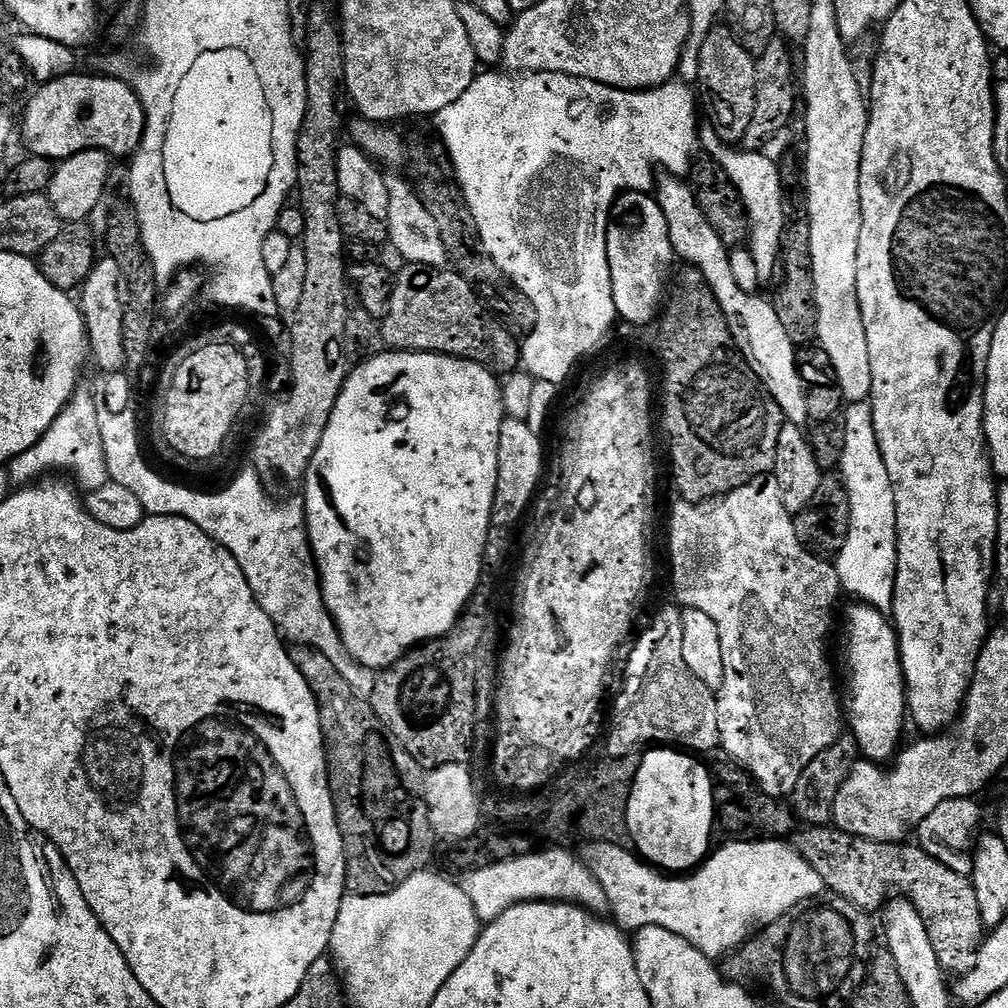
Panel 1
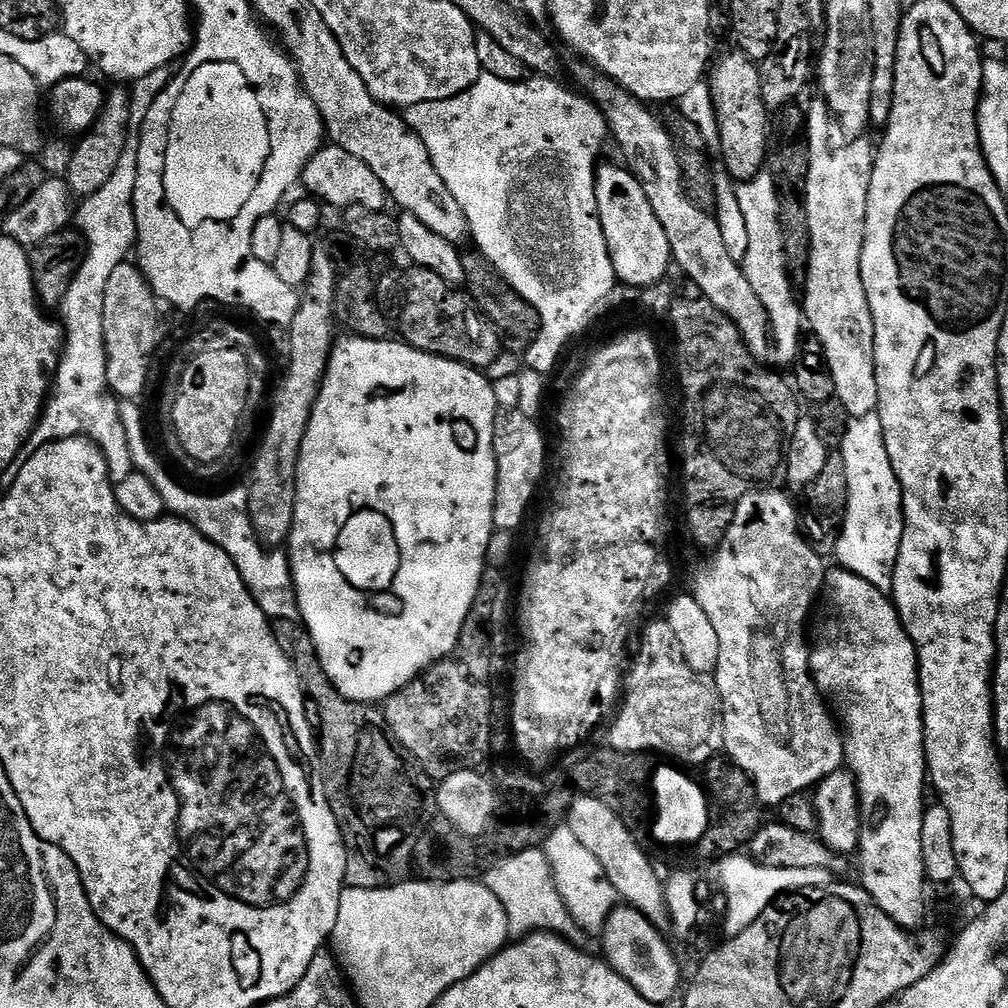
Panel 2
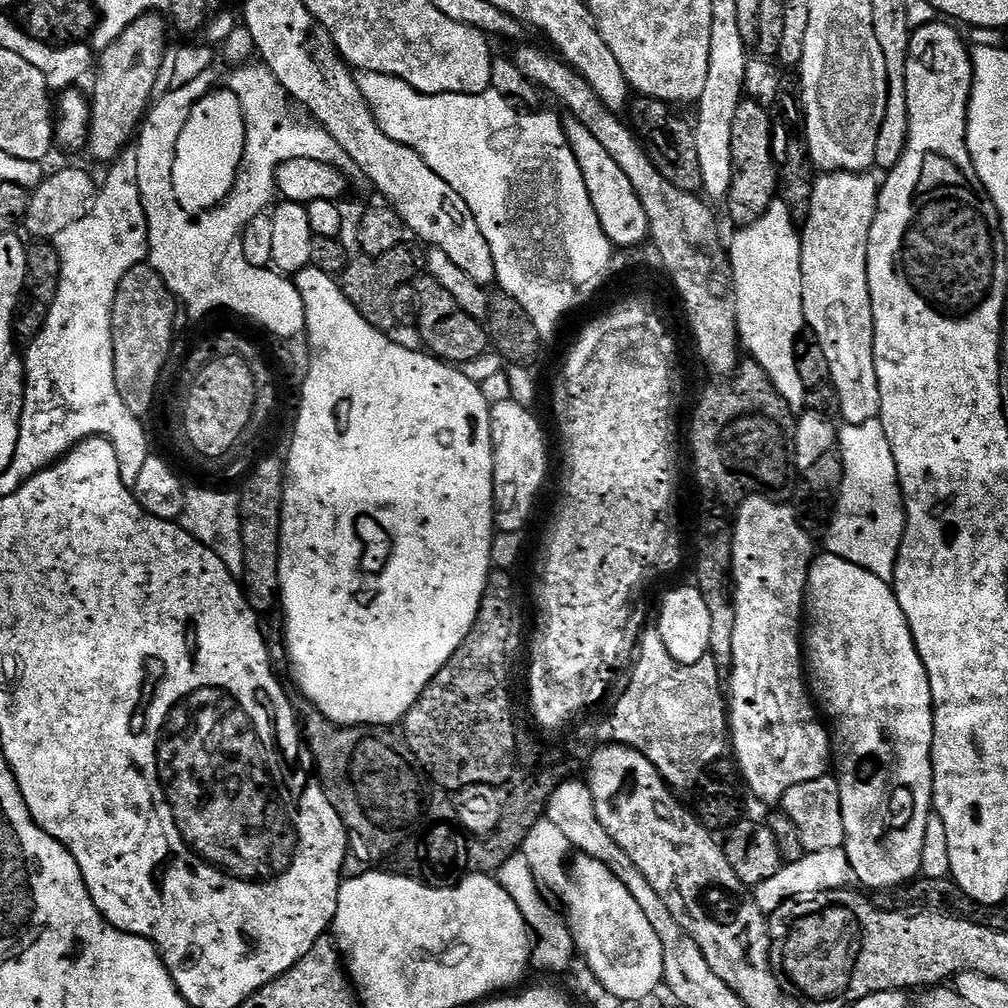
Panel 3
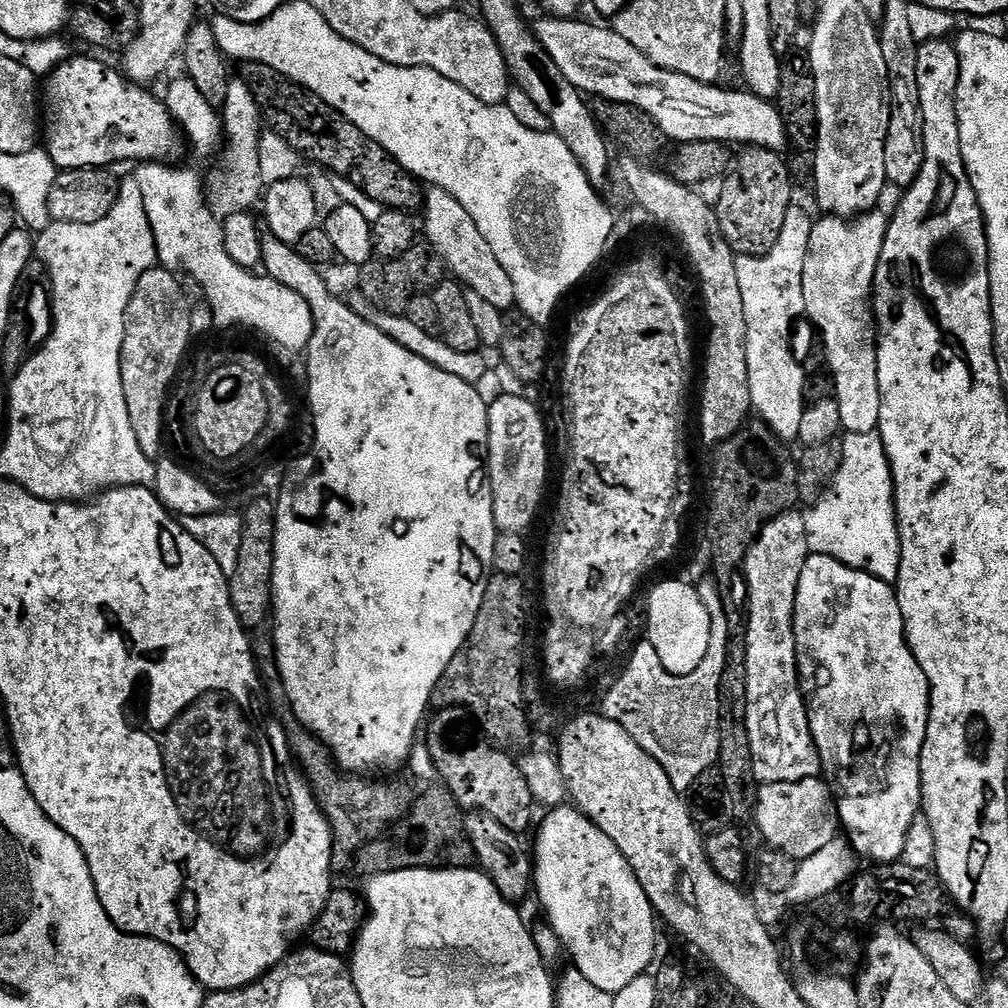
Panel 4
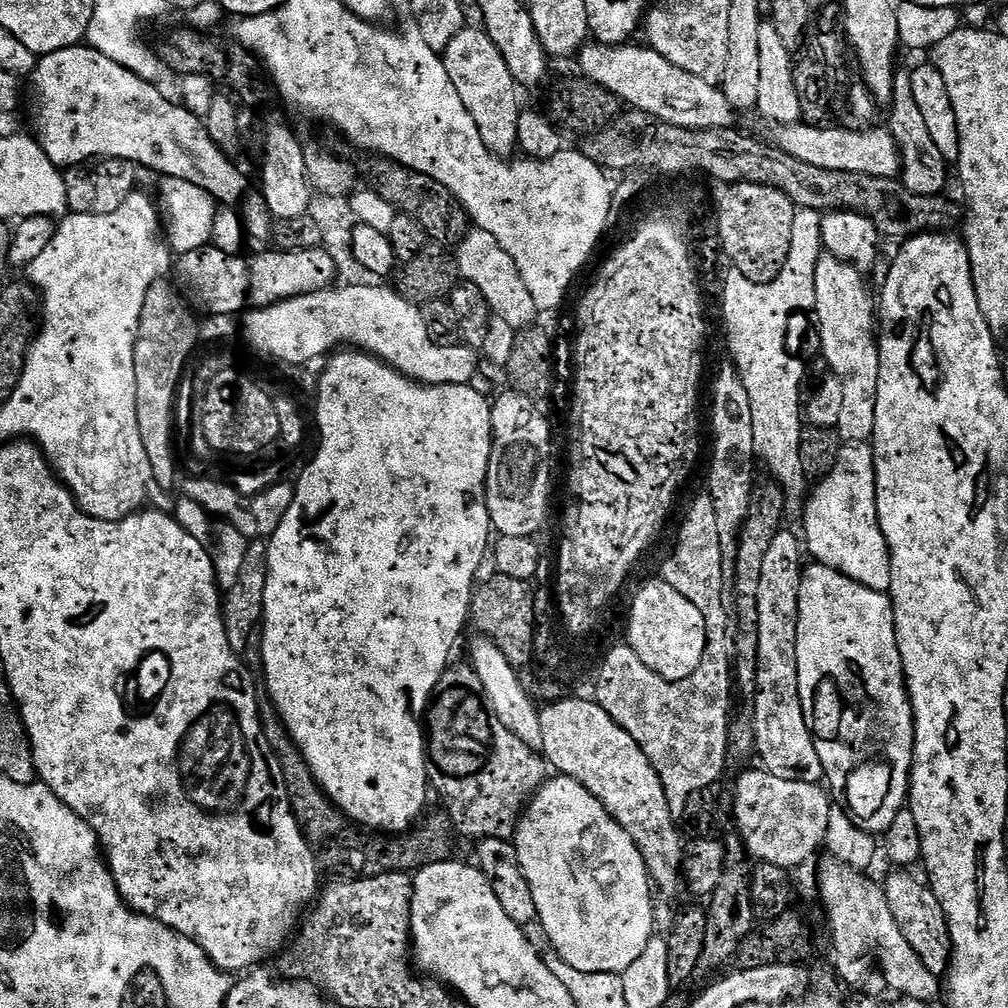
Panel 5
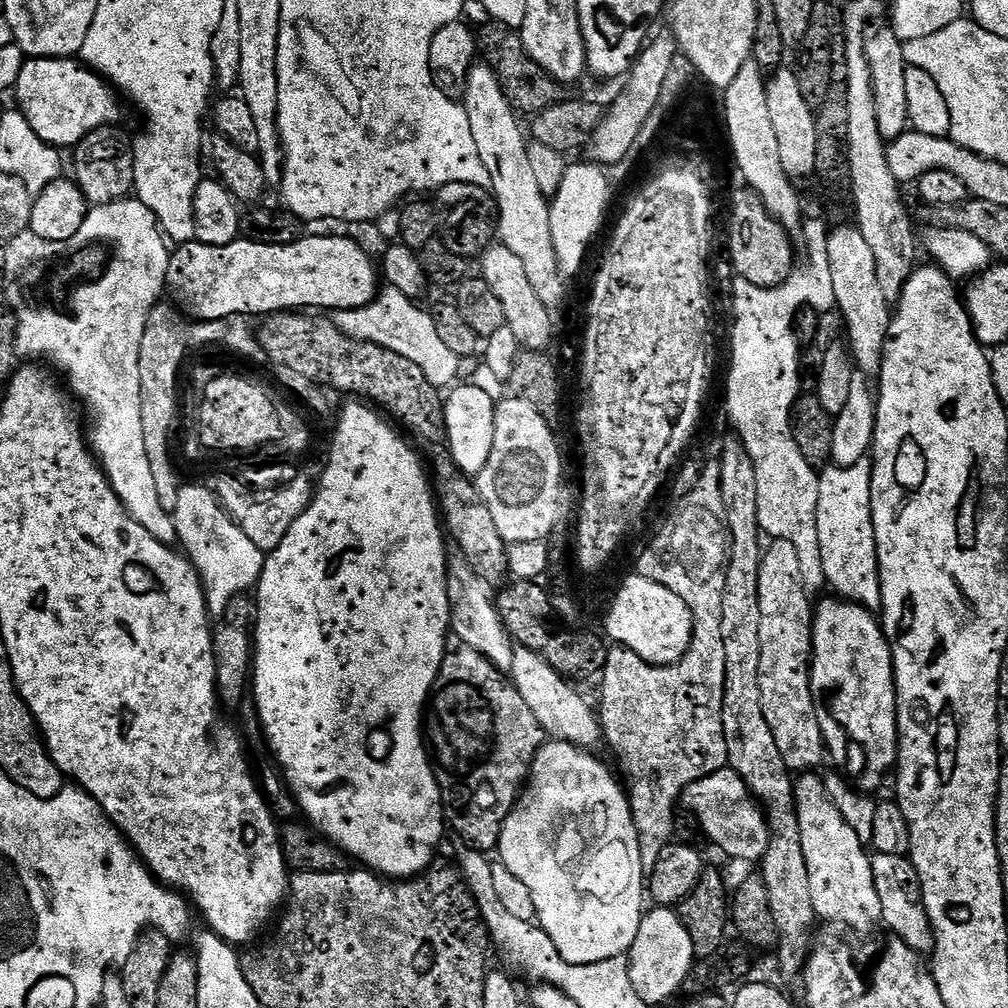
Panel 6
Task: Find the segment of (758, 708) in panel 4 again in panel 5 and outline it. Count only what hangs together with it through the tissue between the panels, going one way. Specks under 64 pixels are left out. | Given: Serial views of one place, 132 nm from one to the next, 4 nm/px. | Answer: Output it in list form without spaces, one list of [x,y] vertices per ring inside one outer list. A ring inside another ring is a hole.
[[[782,530],[770,542],[770,551],[766,554],[766,562],[762,562],[762,586],[758,586],[758,634],[760,635],[760,651],[756,653],[756,694],[754,703],[751,705],[752,721],[756,731],[756,751],[758,760],[761,760],[763,771],[774,774],[774,778],[786,778],[790,782],[810,782],[811,784],[820,784],[824,780],[824,771],[822,762],[818,758],[818,750],[814,750],[812,735],[808,732],[806,718],[802,714],[802,706],[798,698],[798,670],[796,669],[796,623],[798,622],[798,586],[800,585],[800,573],[802,563],[800,564],[800,552],[802,556],[802,540],[799,535],[796,536],[788,530]]]

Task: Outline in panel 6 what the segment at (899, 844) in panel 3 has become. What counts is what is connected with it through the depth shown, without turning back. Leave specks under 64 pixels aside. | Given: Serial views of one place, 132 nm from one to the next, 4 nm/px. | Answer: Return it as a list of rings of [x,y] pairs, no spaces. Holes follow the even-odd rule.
[[[831,598],[824,600],[821,604],[817,603],[814,608],[812,617],[812,669],[810,670],[810,690],[812,691],[812,701],[816,707],[816,717],[818,726],[824,735],[824,746],[830,760],[837,764],[839,771],[859,791],[865,794],[875,793],[875,788],[880,788],[884,784],[884,775],[893,771],[896,763],[896,679],[892,673],[892,647],[888,644],[888,639],[884,636],[884,629],[881,621],[876,620],[869,609],[864,608],[861,604],[854,604],[850,600],[841,600]]]

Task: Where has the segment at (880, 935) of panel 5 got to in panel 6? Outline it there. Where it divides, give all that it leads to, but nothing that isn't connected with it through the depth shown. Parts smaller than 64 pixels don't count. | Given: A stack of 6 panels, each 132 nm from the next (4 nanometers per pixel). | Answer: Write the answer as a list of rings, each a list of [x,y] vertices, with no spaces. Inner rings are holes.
[[[804,774],[795,781],[796,818],[798,830],[802,836],[802,854],[806,854],[806,874],[810,878],[810,902],[814,902],[814,910],[821,921],[837,924],[840,928],[849,928],[856,936],[868,936],[872,928],[880,928],[882,924],[882,904],[878,902],[878,890],[874,890],[874,870],[872,856],[865,841],[850,830],[846,818],[834,806],[824,788],[824,781],[816,774]]]

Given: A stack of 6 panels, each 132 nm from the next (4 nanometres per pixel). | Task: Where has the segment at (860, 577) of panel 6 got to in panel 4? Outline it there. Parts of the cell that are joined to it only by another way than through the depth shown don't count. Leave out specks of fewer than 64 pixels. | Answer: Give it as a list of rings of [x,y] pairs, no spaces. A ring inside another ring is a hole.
[[[879,431],[866,434],[847,433],[843,437],[844,457],[842,466],[821,500],[811,505],[809,512],[803,513],[806,522],[806,538],[809,553],[829,556],[860,572],[895,585],[900,569],[900,531],[896,525],[896,490],[892,487],[892,468],[888,465],[888,455]]]

